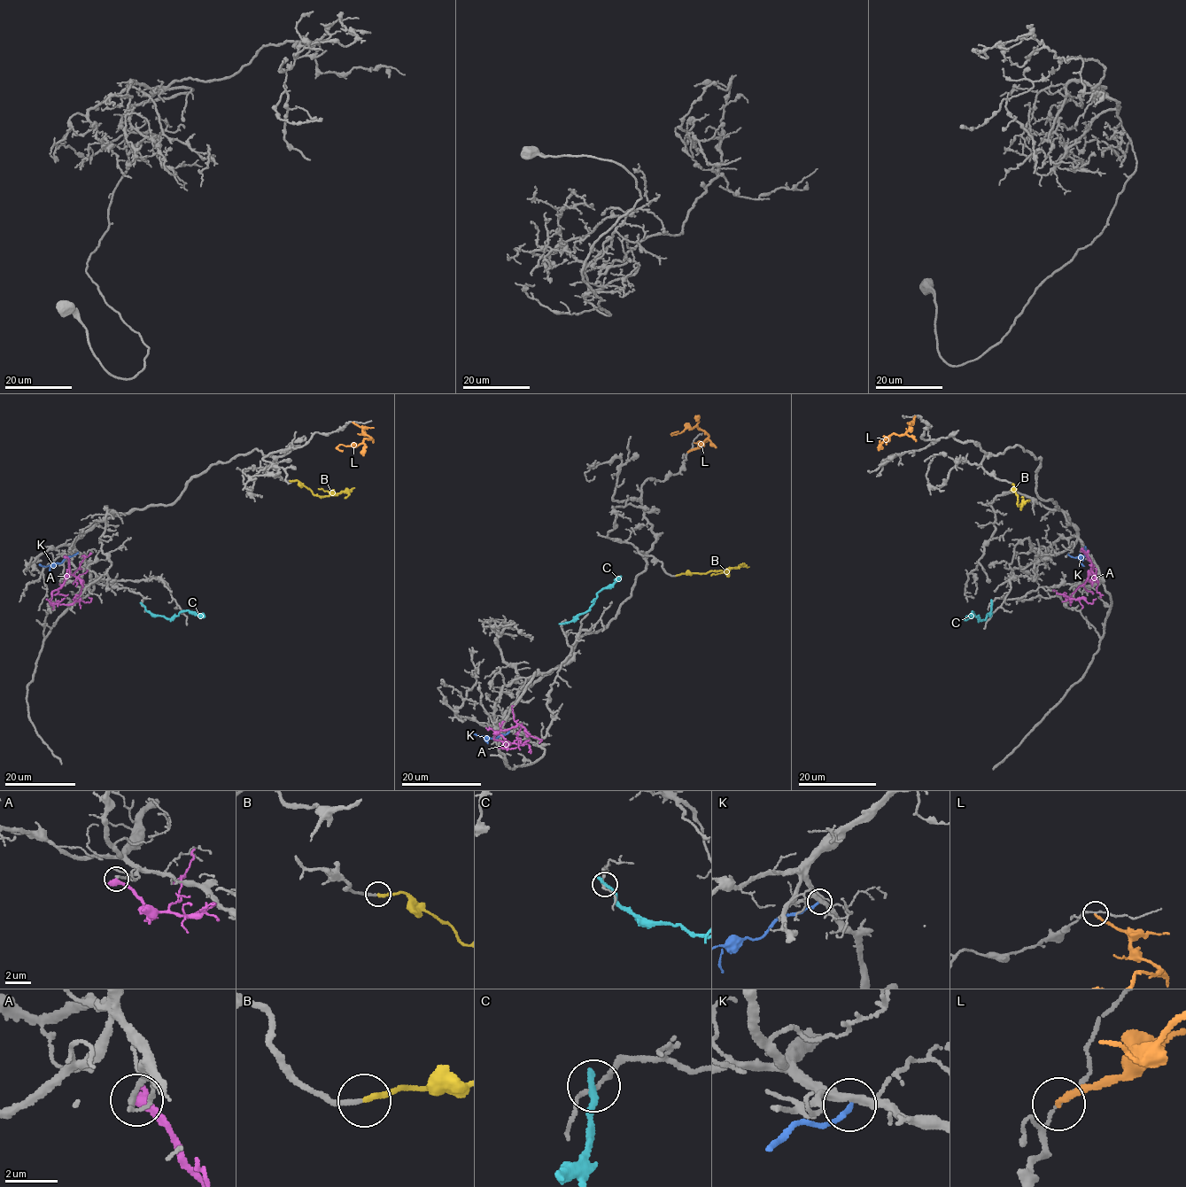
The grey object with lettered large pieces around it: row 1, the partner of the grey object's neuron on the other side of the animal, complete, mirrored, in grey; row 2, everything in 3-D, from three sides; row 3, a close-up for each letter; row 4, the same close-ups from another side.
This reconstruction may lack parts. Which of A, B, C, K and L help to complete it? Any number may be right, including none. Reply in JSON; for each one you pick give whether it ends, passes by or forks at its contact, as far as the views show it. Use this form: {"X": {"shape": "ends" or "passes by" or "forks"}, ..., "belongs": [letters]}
{"B": {"shape": "ends"}, "belongs": ["B"]}

